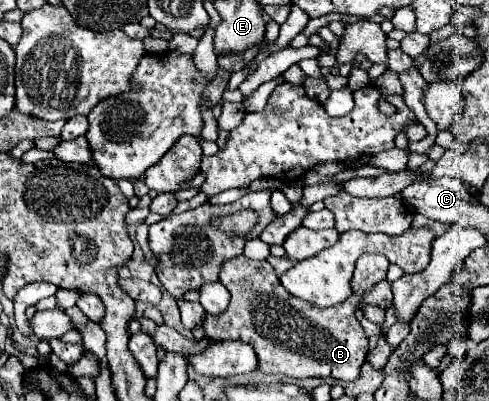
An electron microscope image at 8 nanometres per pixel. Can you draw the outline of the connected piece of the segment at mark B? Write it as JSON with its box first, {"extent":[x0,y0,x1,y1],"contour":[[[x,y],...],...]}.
{"extent":[205,255,389,381],"contour":[[[239,255],[235,259],[227,259],[223,267],[219,269],[219,281],[229,289],[231,303],[227,311],[221,315],[205,315],[205,337],[211,341],[243,341],[253,345],[257,359],[259,359],[259,371],[265,375],[287,375],[295,379],[307,379],[307,377],[321,377],[321,379],[337,379],[337,381],[355,381],[359,377],[359,369],[367,359],[369,353],[369,339],[361,327],[361,323],[355,317],[355,311],[361,307],[365,295],[385,279],[389,269],[389,261],[385,255],[363,255],[357,265],[351,279],[351,299],[345,299],[343,303],[327,309],[317,309],[311,303],[299,301],[291,297],[279,283],[273,267],[267,261],[253,261],[245,255]]]}

